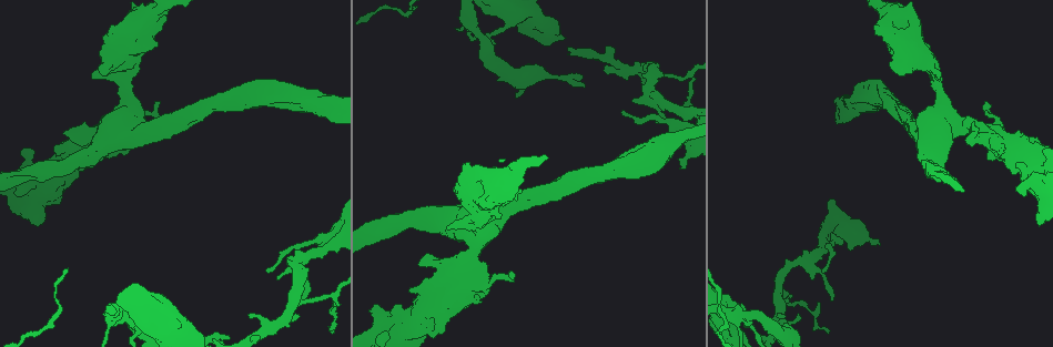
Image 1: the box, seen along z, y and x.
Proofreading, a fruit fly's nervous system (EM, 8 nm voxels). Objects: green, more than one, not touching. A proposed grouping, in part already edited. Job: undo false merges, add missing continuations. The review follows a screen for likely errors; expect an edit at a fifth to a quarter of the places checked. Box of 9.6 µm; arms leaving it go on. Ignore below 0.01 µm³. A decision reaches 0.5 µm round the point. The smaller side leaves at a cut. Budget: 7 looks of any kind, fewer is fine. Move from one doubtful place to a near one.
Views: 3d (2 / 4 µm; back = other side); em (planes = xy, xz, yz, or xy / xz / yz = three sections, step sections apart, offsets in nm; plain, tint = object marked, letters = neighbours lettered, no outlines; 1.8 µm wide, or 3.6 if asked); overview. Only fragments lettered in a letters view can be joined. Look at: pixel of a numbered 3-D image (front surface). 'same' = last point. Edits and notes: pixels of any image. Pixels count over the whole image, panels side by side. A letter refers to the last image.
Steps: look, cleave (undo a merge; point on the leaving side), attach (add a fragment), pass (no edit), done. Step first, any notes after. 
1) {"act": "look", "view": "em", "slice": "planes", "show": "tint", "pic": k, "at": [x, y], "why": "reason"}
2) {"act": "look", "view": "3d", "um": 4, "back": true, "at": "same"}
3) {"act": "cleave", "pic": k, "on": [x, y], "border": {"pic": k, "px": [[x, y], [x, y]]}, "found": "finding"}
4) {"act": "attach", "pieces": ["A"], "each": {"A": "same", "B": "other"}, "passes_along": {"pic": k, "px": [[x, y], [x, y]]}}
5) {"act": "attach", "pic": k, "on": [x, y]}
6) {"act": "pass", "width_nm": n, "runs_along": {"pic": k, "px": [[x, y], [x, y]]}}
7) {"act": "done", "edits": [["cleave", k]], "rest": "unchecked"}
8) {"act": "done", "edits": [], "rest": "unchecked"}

{"act": "look", "view": "em", "slice": "yz", "step": 4, "show": "tint", "pic": 1, "at": [459, 266]}

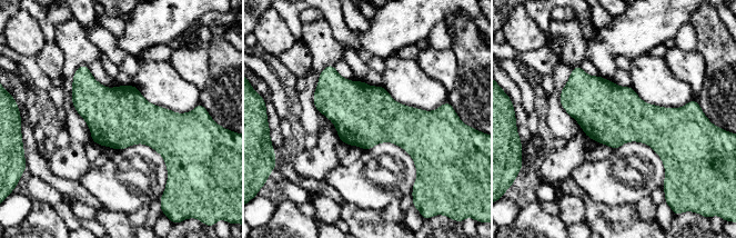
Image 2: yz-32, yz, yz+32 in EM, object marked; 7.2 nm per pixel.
{"act": "look", "view": "em", "slice": "planes", "show": "letters", "at": "same", "why": "another direction"}

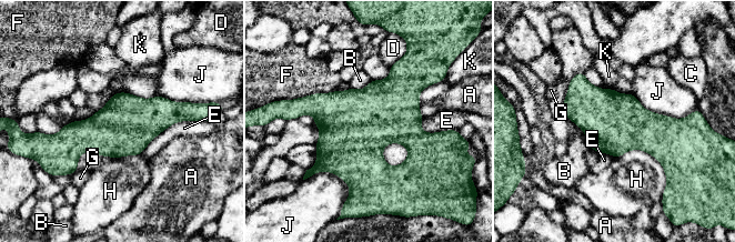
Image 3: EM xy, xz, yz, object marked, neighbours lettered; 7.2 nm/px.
{"act": "pass", "width_nm": 420, "each": {"A": "other", "B": "other", "C": "other", "D": "other", "E": "other", "F": "other", "G": "other", "H": "other", "J": "other", "K": "other"}, "border": {"pic": 3, "px": [[614, 157], [648, 152], [666, 184]]}, "found": "one neuron here"}

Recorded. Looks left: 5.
{"act": "look", "view": "em", "um": 3.6, "slice": "planes", "show": "letters", "pic": 1, "at": [918, 149], "why": "an open end"}

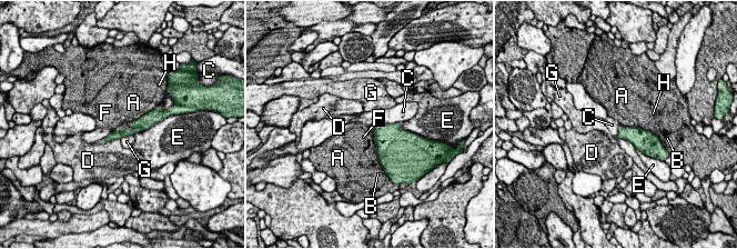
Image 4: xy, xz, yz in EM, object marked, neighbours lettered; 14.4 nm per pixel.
{"act": "pass", "each": {"A": "other", "B": "other", "C": "other", "D": "other", "E": "other", "F": "other", "G": "other", "H": "other"}, "found": "none of them fits"}

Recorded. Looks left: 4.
{"act": "look", "view": "3d", "um": 4, "pic": 1, "at": [34, 215], "why": "thick turns thin"}

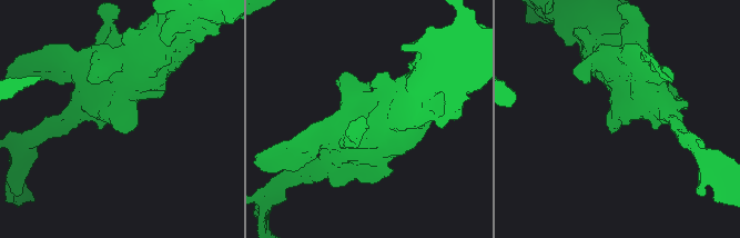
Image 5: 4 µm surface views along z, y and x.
{"act": "look", "view": "em", "um": 3.6, "slice": "planes", "show": "plain", "pic": 5, "at": [619, 115]}

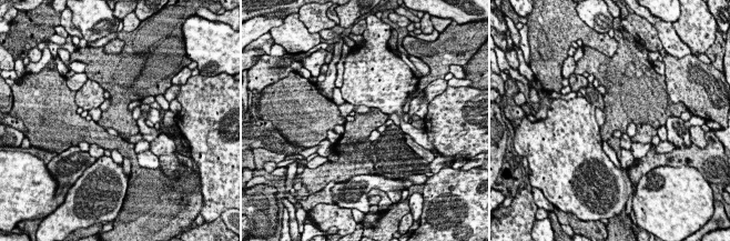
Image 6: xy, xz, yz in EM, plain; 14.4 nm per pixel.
{"act": "look", "view": "em", "um": 3.6, "slice": "planes", "show": "letters", "at": "same"}

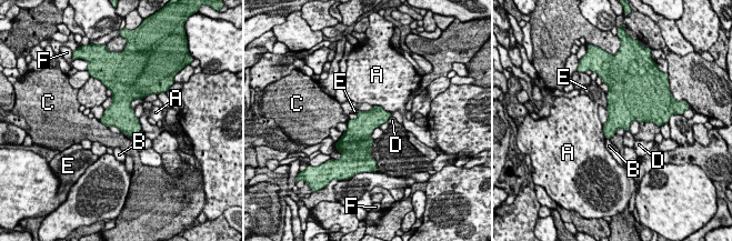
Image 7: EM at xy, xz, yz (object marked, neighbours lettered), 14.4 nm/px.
{"act": "pass", "longest_contact_nm": ["A", 300], "each": {"A": "other", "B": "other", "C": "other", "D": "other", "E": "other", "F": "other"}, "found": "one neuron here"}

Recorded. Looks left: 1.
{"act": "done", "edits": [], "rest": "unchecked"}

